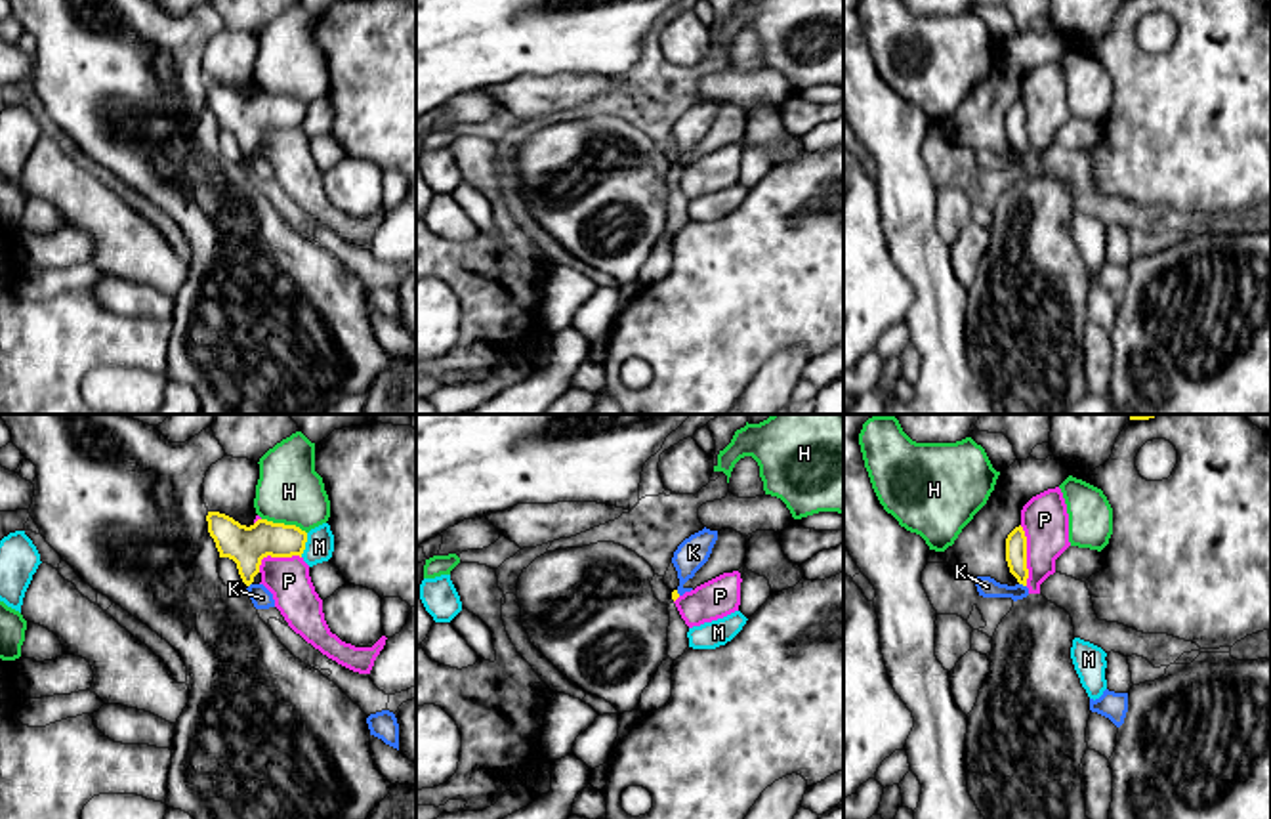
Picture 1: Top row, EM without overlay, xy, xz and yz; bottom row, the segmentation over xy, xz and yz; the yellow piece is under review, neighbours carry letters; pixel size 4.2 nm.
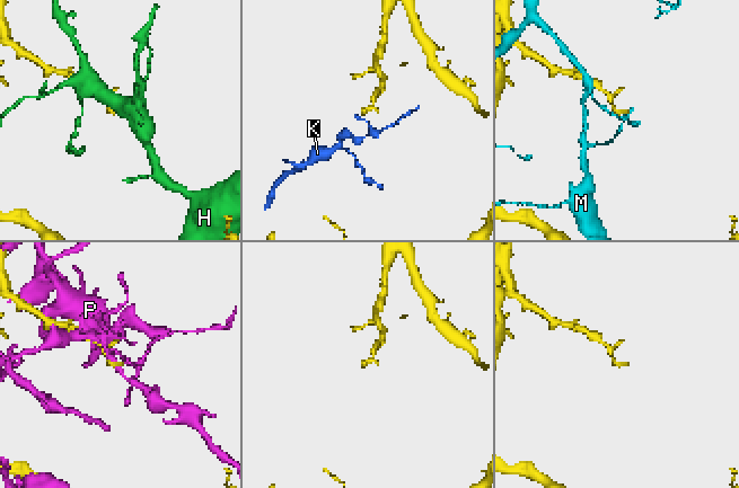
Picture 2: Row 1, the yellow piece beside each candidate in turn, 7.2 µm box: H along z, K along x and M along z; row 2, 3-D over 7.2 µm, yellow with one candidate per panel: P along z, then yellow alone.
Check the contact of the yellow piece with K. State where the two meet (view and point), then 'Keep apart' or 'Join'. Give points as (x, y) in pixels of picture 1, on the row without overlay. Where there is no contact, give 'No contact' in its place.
Touches yellow at yz (1023, 157). Keep apart

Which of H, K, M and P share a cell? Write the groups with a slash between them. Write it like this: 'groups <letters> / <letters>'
groups H / K / M / P

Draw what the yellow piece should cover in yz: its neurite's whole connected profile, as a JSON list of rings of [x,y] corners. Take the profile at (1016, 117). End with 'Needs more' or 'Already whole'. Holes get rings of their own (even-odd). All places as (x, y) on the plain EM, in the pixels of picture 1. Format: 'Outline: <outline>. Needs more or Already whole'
Outline: [[[1021,97],[1015,99],[1006,111],[1006,134],[1017,155],[1027,158],[1027,109]]]. Already whole

